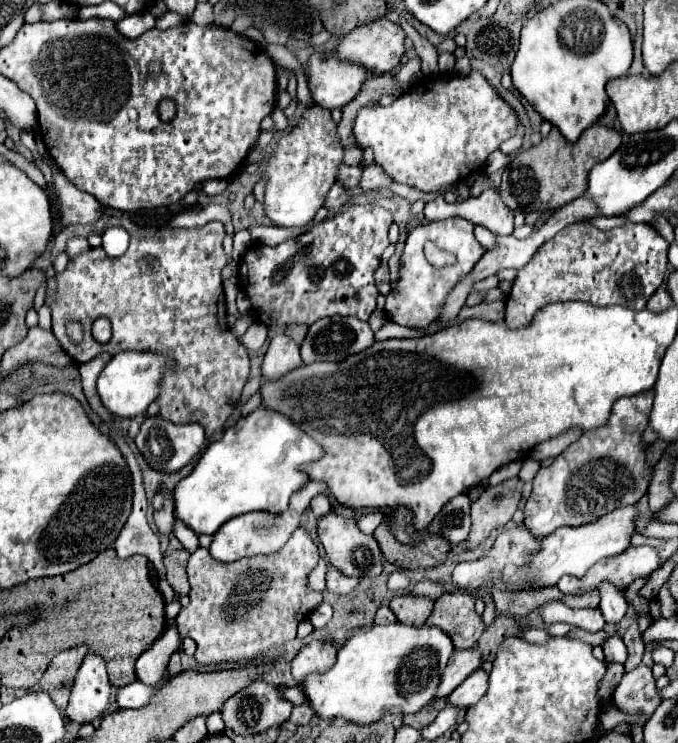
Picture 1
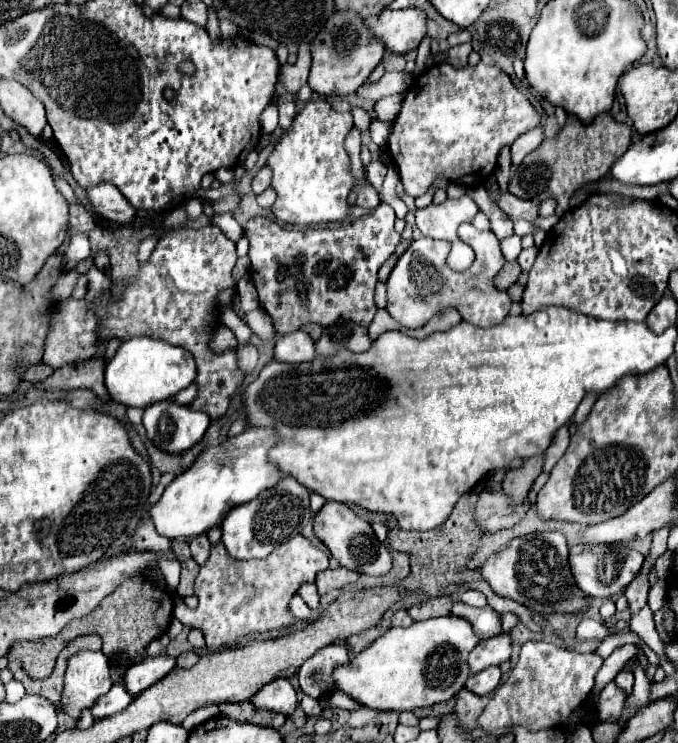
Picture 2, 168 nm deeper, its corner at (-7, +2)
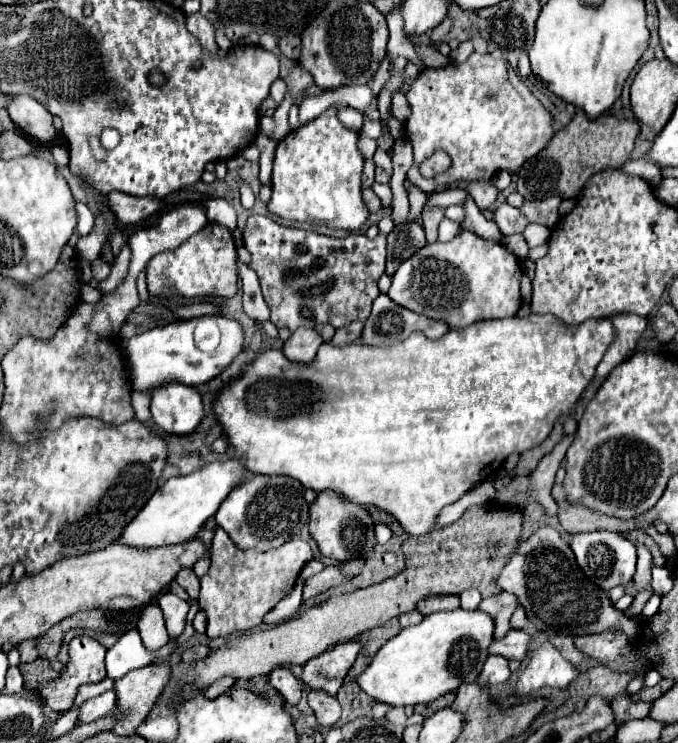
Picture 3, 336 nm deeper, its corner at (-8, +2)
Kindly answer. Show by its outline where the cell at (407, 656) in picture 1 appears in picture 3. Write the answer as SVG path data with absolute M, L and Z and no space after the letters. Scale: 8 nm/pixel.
M457 608L453 612L439 612L429 614L423 618L421 624L403 628L397 636L387 640L371 660L371 664L357 676L359 688L373 700L389 704L389 706L417 706L417 704L431 704L439 696L447 692L457 692L463 682L475 682L477 678L477 658L479 670L487 660L487 646L493 640L493 620L481 610L463 610Z

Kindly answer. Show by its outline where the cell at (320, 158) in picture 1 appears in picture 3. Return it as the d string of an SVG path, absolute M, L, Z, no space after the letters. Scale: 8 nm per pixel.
M337 108L325 110L309 124L289 132L277 146L269 212L291 222L333 222L341 230L359 230L369 210L361 200L363 156L357 150L357 138L339 122Z

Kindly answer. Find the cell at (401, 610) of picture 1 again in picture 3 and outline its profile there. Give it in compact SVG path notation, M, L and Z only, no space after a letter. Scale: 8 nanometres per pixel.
M431 596L431 598L425 598L417 604L417 610L423 614L423 616L429 616L433 612L443 612L443 610L455 610L459 608L459 596Z

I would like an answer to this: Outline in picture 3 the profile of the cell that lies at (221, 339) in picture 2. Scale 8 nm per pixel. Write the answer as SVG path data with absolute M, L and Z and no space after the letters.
M201 316L201 318L193 318L189 322L170 323L161 328L139 332L133 338L123 342L123 352L127 356L127 370L129 370L129 380L131 380L133 392L153 392L159 386L165 386L169 382L179 382L179 384L193 386L193 388L201 386L201 384L213 380L215 376L219 376L241 350L243 350L241 324L231 318L225 318L225 316Z

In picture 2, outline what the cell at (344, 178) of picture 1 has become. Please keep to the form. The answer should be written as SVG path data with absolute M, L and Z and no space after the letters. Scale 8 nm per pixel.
M372 160L370 166L366 168L366 178L368 182L376 188L378 192L382 190L382 180L386 176L386 166L380 162L380 160Z

